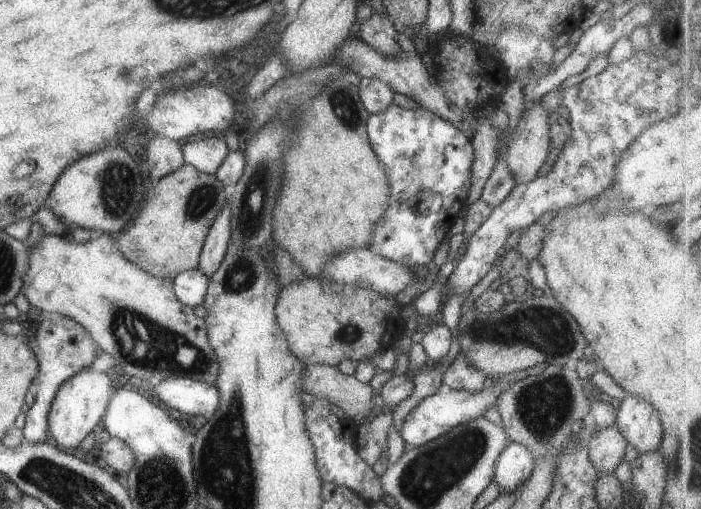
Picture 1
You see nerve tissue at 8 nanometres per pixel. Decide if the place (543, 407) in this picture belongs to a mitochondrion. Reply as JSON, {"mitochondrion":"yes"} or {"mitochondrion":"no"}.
{"mitochondrion":"yes"}

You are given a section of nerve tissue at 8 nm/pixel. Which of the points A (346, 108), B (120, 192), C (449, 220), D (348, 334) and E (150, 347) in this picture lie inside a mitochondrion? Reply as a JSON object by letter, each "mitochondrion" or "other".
{"A":"mitochondrion","B":"mitochondrion","C":"other","D":"mitochondrion","E":"mitochondrion"}

